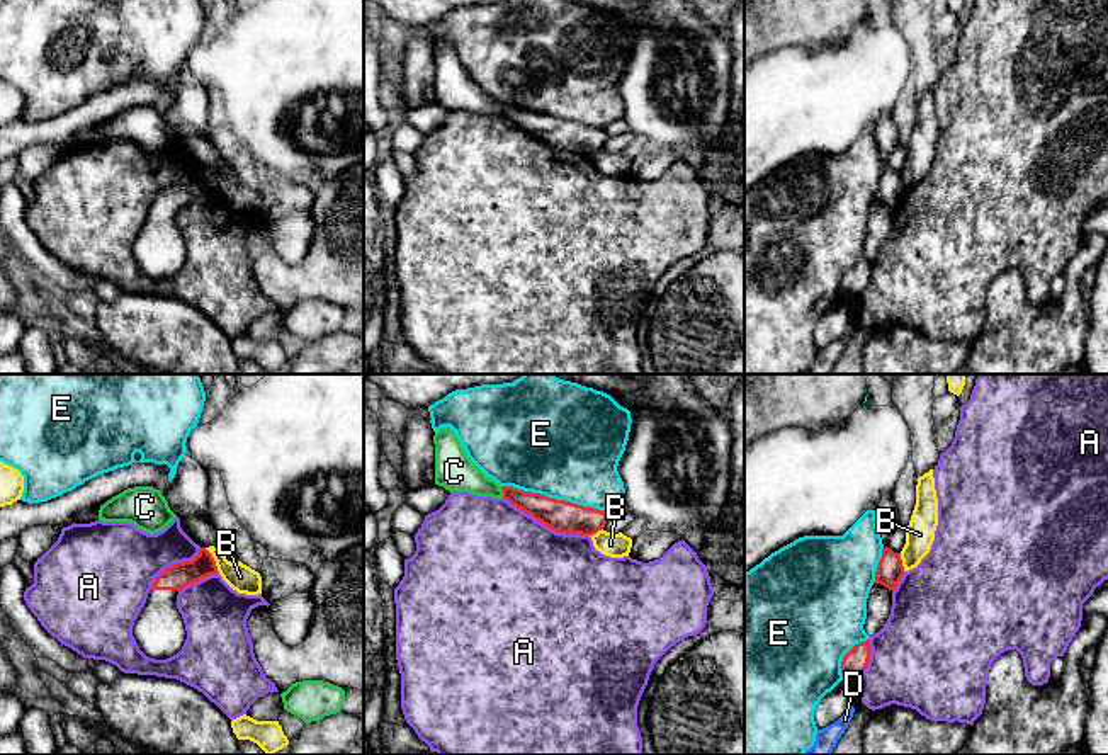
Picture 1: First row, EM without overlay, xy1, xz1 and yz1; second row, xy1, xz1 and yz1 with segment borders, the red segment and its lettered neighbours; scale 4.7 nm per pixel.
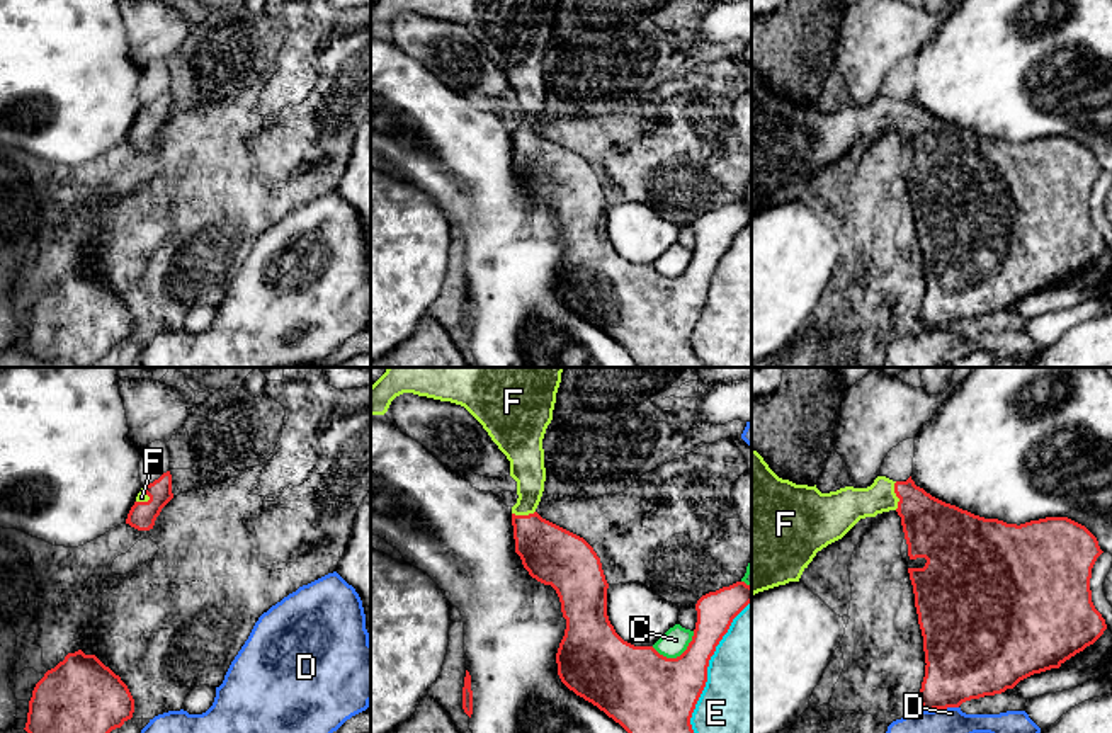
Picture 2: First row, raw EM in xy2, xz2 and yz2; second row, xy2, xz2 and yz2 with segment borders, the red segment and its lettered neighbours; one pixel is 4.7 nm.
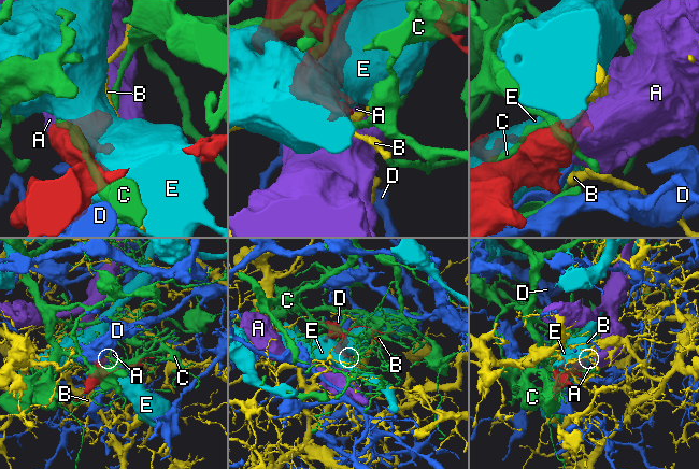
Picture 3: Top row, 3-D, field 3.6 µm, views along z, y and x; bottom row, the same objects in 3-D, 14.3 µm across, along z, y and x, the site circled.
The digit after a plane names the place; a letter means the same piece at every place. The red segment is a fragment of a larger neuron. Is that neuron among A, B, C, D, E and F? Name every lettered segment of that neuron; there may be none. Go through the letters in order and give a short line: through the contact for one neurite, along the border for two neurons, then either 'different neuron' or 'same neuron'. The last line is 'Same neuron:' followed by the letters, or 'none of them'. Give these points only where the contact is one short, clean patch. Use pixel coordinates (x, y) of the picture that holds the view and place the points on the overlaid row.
A: different neuron
B: xy1 (204, 548), (220, 572) | different neuron
C: different neuron
D: yz2 (958, 706), (922, 710) | different neuron
E: different neuron
F: yz2 (934, 529), (896, 495), (881, 495), (845, 507) | same neuron
Same neuron: F

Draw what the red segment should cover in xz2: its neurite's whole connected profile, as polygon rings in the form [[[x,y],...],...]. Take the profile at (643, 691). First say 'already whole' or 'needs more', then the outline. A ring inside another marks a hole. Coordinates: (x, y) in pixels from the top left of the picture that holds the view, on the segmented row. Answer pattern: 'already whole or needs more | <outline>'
needs more | [[[388,367],[371,386],[371,415],[384,415],[391,401],[403,393],[464,406],[510,461],[510,476],[517,481],[519,495],[517,503],[512,507],[515,553],[529,575],[544,585],[551,585],[559,597],[561,612],[566,619],[565,636],[556,653],[561,682],[576,696],[604,711],[627,733],[694,733],[690,718],[707,682],[709,660],[733,619],[752,602],[752,587],[745,582],[736,582],[702,595],[695,604],[697,622],[692,641],[677,658],[667,658],[653,646],[634,646],[616,633],[607,616],[609,583],[600,558],[583,537],[542,519],[536,512],[546,481],[542,439],[553,420],[561,372],[563,367]]]

